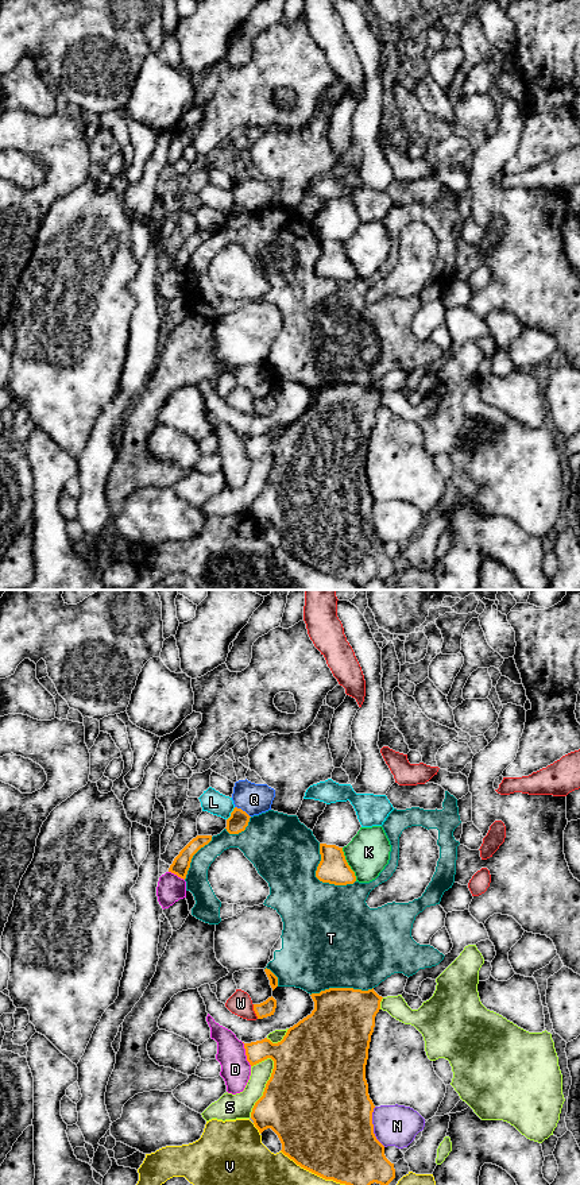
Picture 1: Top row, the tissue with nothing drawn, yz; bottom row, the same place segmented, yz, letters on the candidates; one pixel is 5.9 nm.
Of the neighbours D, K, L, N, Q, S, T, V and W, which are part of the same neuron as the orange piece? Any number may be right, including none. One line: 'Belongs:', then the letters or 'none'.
Belongs: Q

